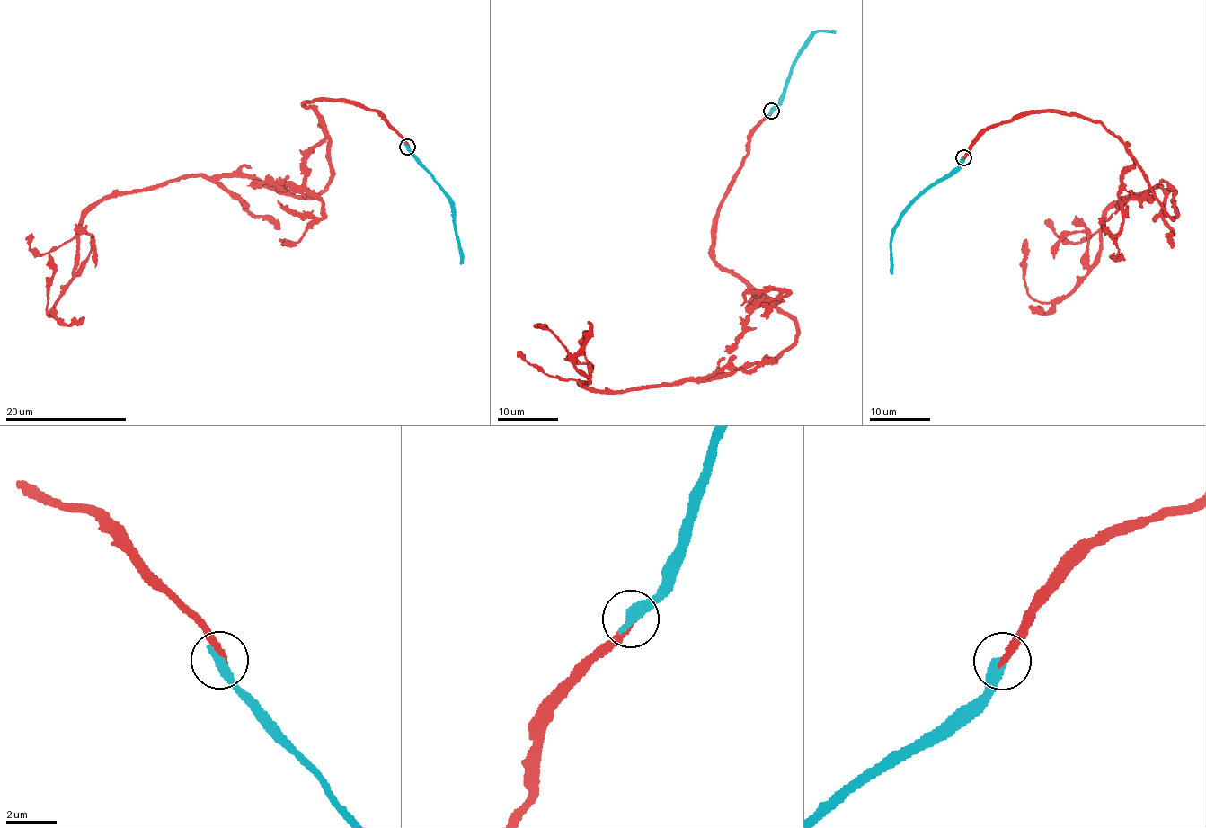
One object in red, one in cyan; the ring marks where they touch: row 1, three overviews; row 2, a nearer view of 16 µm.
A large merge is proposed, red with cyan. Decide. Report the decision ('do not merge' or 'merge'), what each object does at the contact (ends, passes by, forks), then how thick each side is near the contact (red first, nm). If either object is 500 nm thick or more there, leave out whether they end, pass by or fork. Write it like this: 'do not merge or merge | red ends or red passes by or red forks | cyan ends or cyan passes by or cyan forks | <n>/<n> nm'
do not merge | red ends | cyan ends | 280/420 nm

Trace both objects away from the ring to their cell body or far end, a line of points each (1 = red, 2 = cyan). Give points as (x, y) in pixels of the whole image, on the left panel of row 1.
1: (408, 146), (356, 102), (305, 102), (332, 173), (312, 197), (243, 175), (107, 194), (48, 316), (48, 253)
2: (406, 146), (447, 198), (457, 233), (460, 264)

